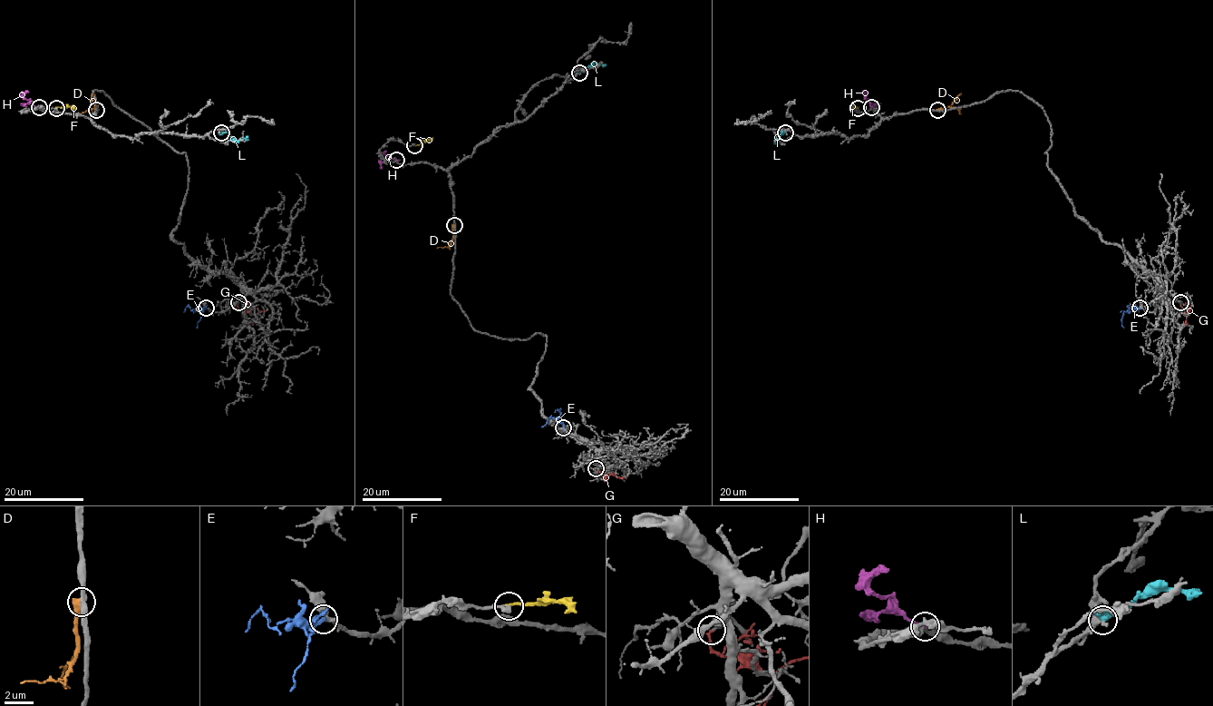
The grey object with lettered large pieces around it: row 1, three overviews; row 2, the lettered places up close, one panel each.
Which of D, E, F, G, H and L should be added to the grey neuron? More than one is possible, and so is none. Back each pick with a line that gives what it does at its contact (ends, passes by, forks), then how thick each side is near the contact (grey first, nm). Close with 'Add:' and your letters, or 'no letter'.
E: it ends | 200/240 nm
F: it ends | 320/200 nm
Add: E, F

